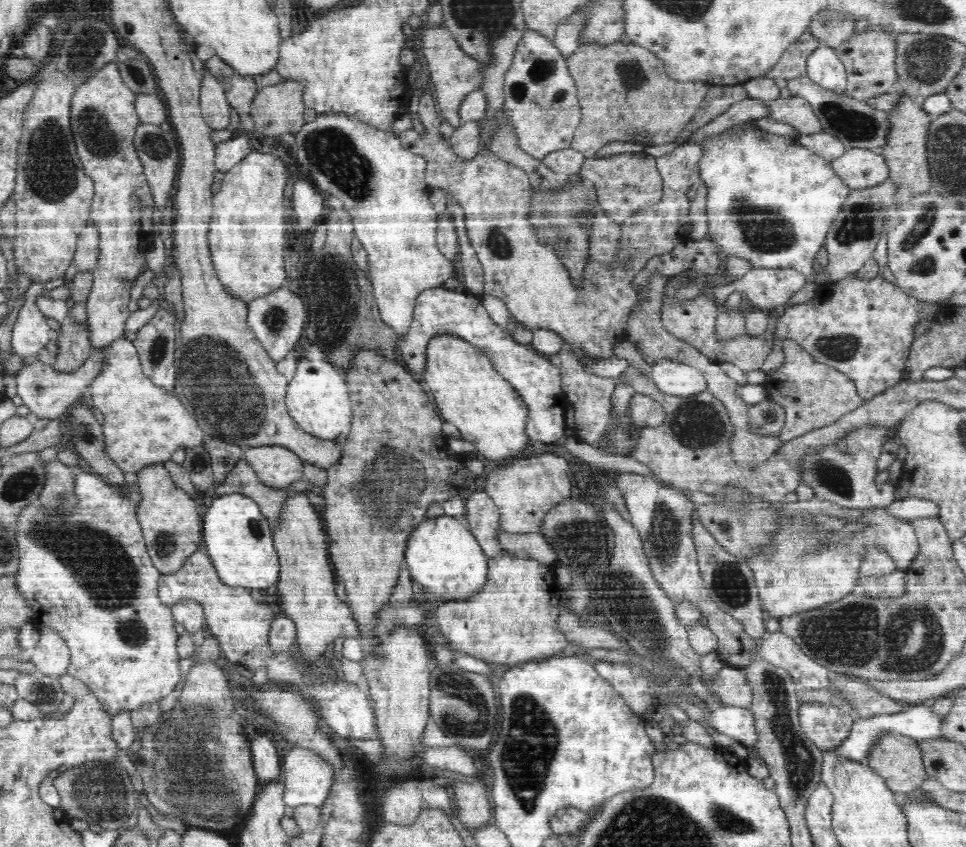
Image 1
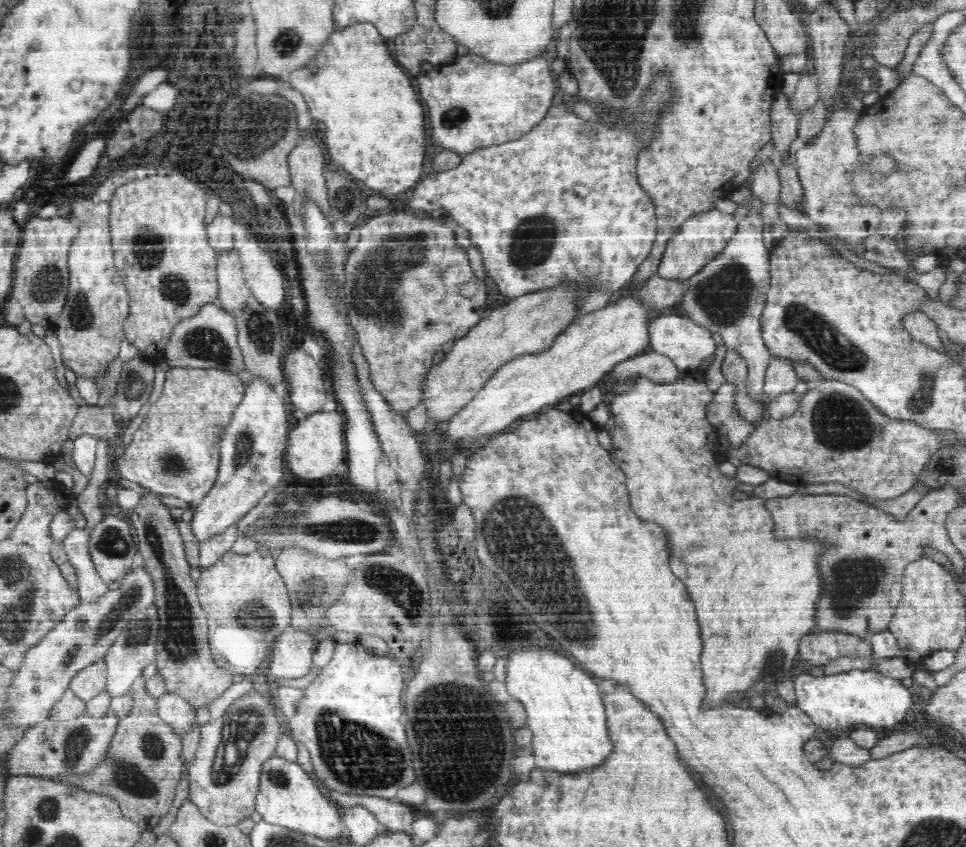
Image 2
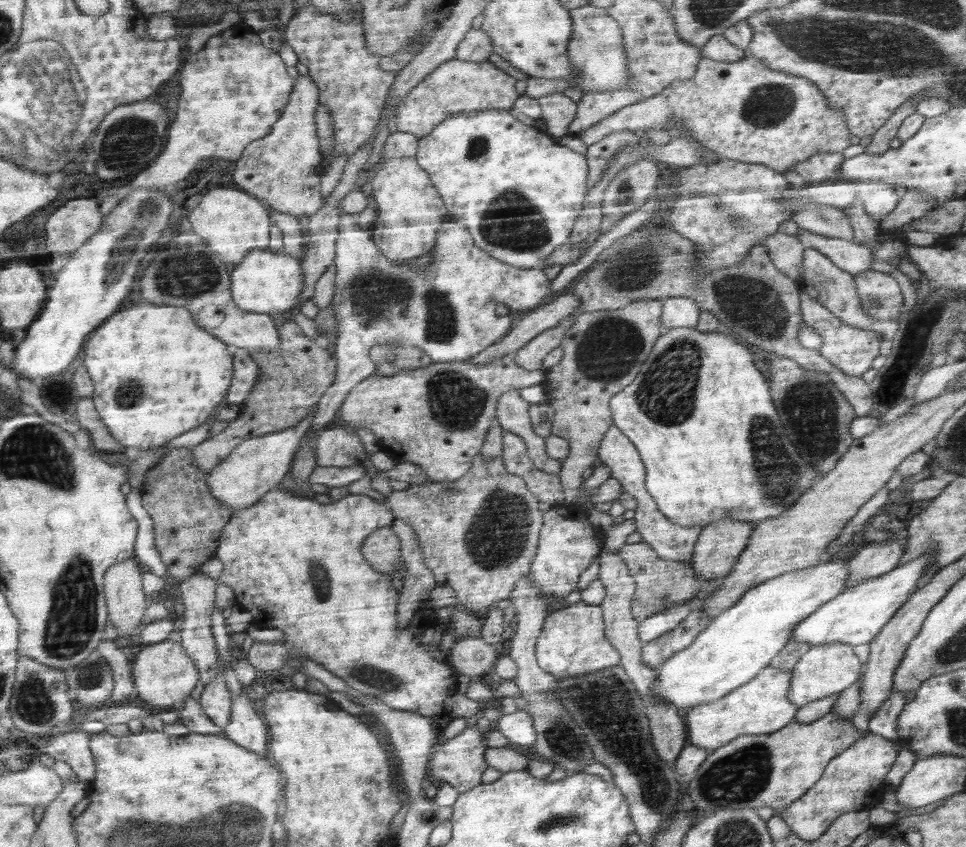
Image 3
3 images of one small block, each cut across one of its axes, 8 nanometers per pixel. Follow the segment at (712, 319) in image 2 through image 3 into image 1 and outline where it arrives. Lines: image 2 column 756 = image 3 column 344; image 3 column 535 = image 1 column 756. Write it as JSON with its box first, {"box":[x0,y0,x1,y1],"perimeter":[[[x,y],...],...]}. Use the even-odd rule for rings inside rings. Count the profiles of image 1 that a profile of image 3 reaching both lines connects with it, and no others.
{"box":[710,268,806,310],"perimeter":[[[753,268],[738,281],[712,288],[710,294],[719,305],[723,305],[729,294],[742,292],[755,308],[769,310],[786,305],[806,282],[804,274],[791,268]]]}

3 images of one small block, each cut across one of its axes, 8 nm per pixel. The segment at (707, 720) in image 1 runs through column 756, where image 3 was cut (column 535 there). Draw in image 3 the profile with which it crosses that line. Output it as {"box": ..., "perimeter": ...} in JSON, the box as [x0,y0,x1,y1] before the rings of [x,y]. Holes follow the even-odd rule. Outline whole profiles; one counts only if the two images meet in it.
{"box":[496,710,535,750],"perimeter":[[[517,710],[508,715],[502,714],[496,720],[497,731],[509,740],[511,746],[527,750],[535,744],[534,719],[527,711]]]}

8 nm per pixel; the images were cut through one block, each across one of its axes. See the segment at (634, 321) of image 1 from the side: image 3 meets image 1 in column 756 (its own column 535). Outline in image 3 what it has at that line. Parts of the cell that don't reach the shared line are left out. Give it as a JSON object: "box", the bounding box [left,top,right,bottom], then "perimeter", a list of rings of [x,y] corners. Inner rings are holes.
{"box":[495,389,562,474],"perimeter":[[[519,389],[510,390],[499,398],[498,412],[495,413],[496,422],[506,432],[520,435],[527,443],[527,453],[532,462],[547,474],[558,474],[562,470],[562,462],[552,458],[546,451],[546,439],[534,434],[528,407],[530,402],[524,399]]]}

